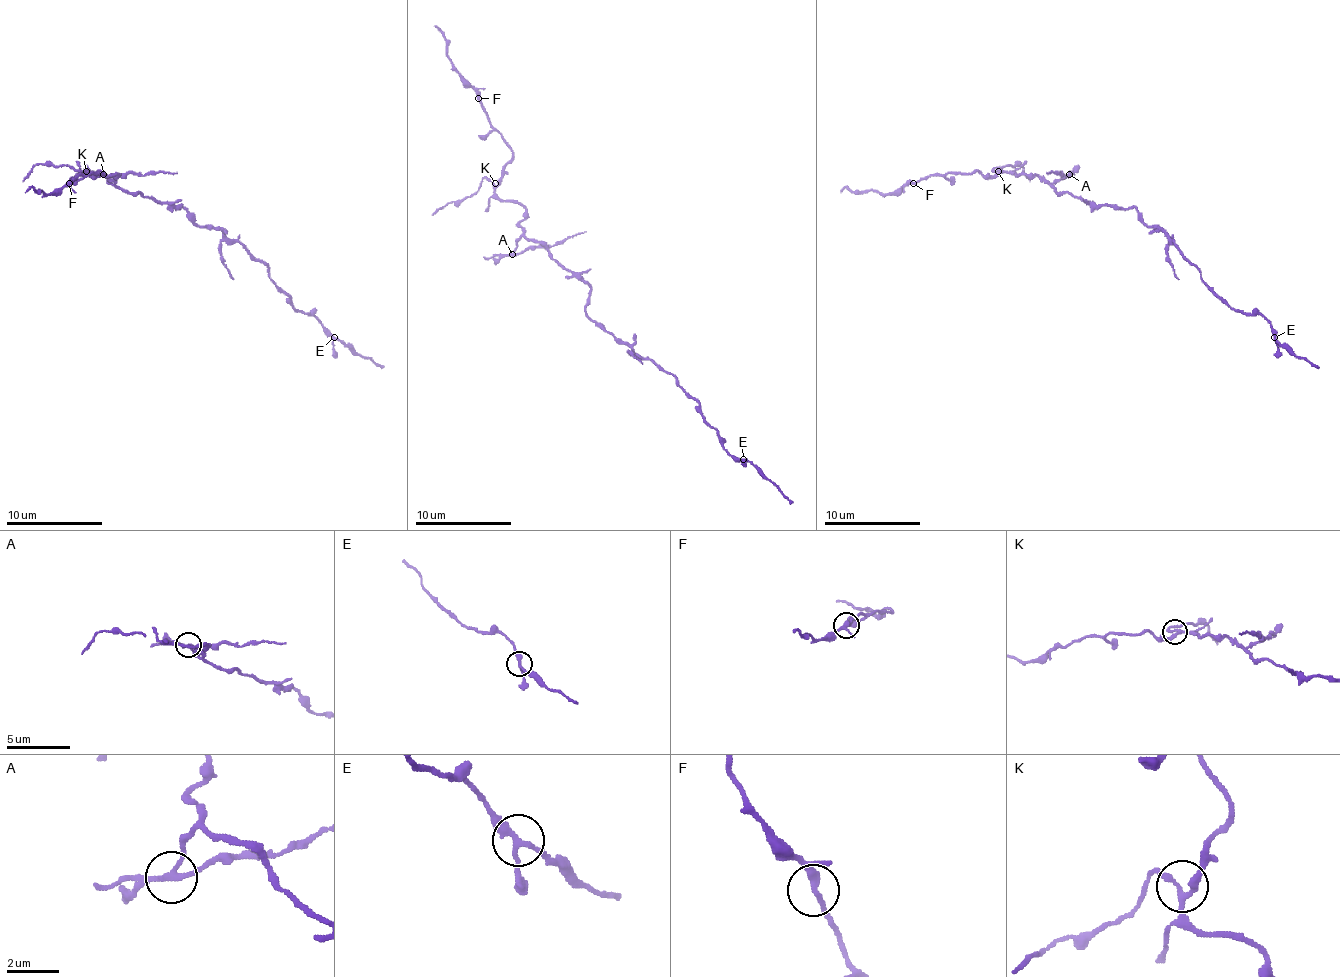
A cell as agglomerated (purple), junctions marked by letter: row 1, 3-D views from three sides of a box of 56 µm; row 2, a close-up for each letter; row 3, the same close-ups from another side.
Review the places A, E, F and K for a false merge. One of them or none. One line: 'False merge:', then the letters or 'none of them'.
False merge: A

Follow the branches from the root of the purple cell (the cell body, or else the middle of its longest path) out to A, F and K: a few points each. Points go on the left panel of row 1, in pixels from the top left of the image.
A: (180, 205), (155, 203), (141, 193), (124, 193), (102, 174)
F: (180, 205), (124, 193), (110, 178), (117, 174), (86, 171), (102, 174), (81, 174), (69, 183)
K: (180, 205), (155, 203), (141, 193), (124, 193), (110, 178), (117, 174), (98, 176), (86, 171)

